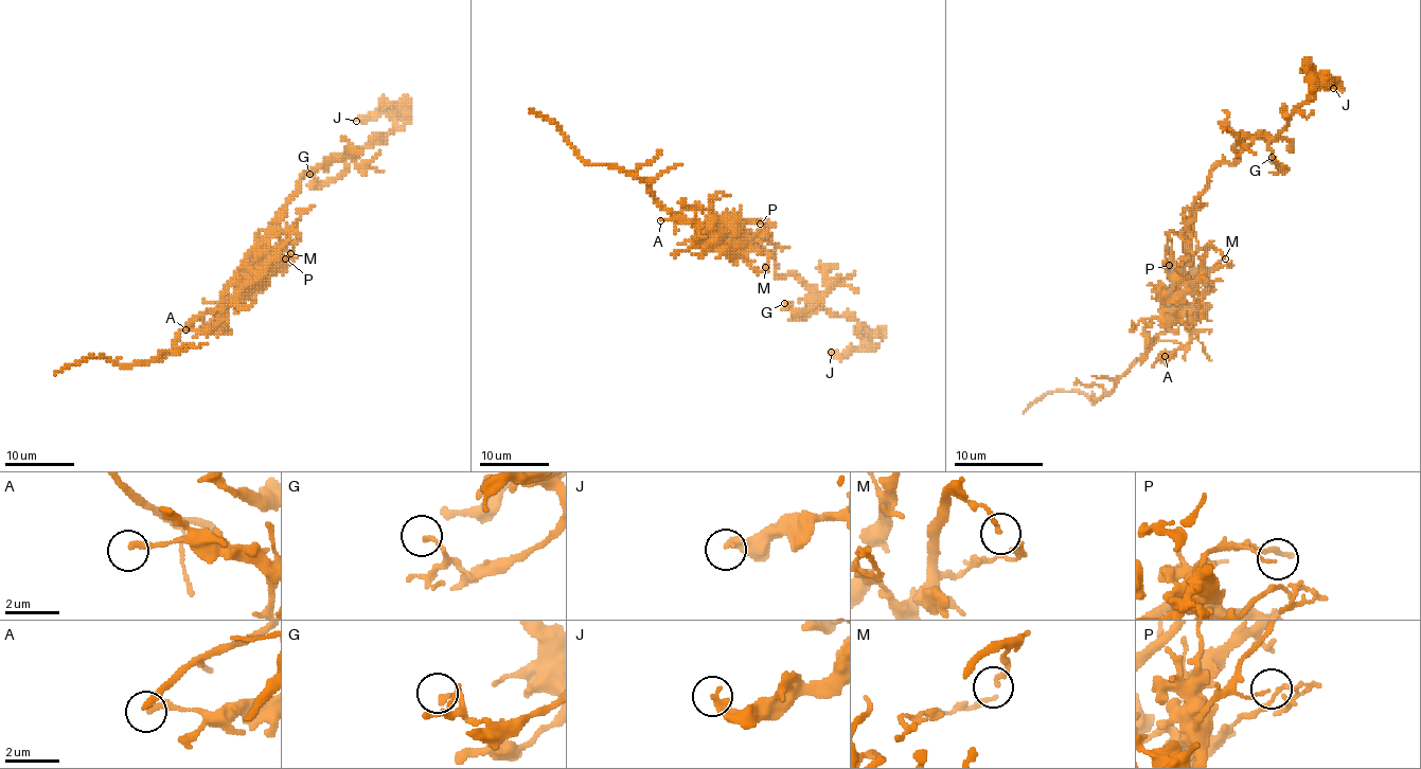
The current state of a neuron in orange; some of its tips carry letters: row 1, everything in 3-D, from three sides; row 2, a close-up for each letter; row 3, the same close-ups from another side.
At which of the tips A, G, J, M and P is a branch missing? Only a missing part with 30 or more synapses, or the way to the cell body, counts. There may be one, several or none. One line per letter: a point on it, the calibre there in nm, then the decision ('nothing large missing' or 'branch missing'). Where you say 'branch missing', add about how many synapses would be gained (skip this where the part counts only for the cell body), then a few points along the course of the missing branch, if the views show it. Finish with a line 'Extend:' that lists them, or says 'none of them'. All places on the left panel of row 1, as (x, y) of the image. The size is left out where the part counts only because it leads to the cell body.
A: at (185, 329); 240 nm thick; nothing large missing
G: at (309, 174); 170 nm thick; nothing large missing
J: at (356, 121); 240 nm thick; nothing large missing
M: at (290, 253); 120 nm thick; nothing large missing
P: at (285, 258); 90 nm thick; nothing large missing
Extend: none of them

